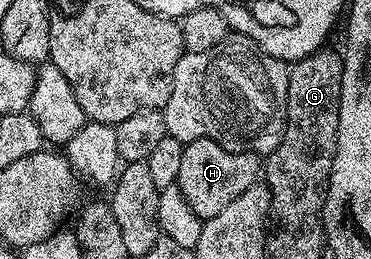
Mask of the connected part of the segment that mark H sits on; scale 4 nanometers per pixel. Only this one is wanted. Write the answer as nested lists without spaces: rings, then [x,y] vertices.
[[[197,139],[184,144],[181,155],[181,169],[177,184],[185,203],[204,219],[216,217],[241,191],[256,184],[261,177],[261,161],[253,153],[234,153],[209,139]]]

